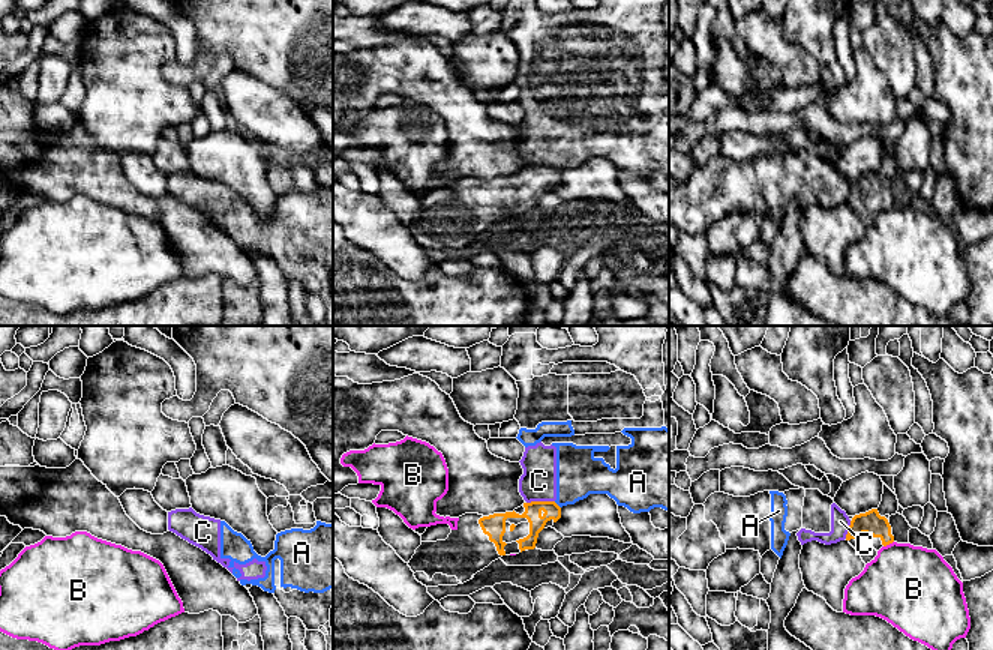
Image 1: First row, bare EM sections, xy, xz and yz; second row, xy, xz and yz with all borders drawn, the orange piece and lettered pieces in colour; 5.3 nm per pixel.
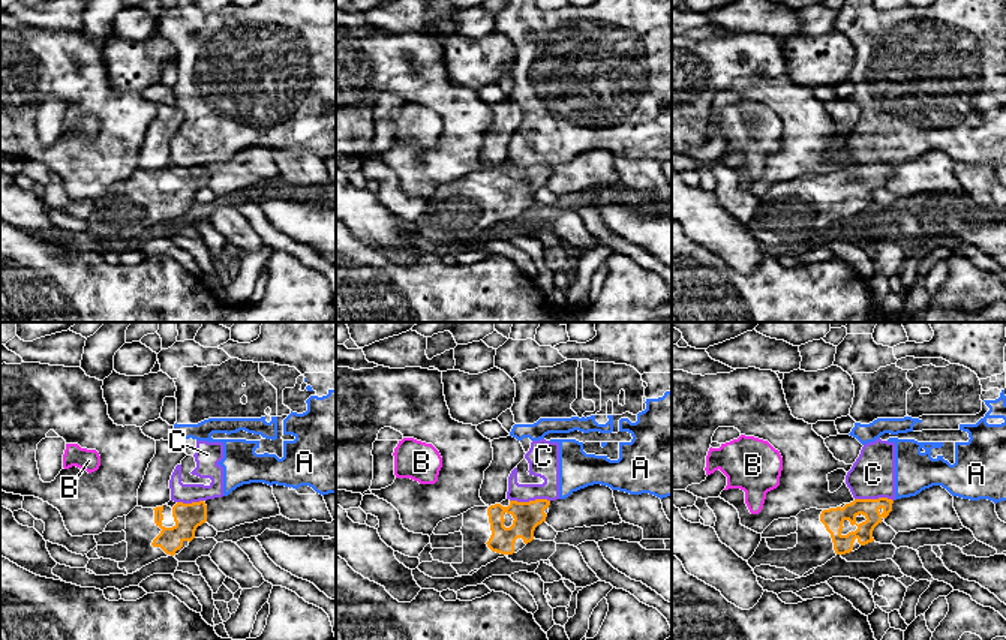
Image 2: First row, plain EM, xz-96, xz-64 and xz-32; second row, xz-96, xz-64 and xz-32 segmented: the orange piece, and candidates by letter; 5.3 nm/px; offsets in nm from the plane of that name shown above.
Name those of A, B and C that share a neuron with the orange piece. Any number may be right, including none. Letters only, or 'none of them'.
none of them

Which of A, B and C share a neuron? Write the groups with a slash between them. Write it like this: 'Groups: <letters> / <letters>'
Groups: A C / B

